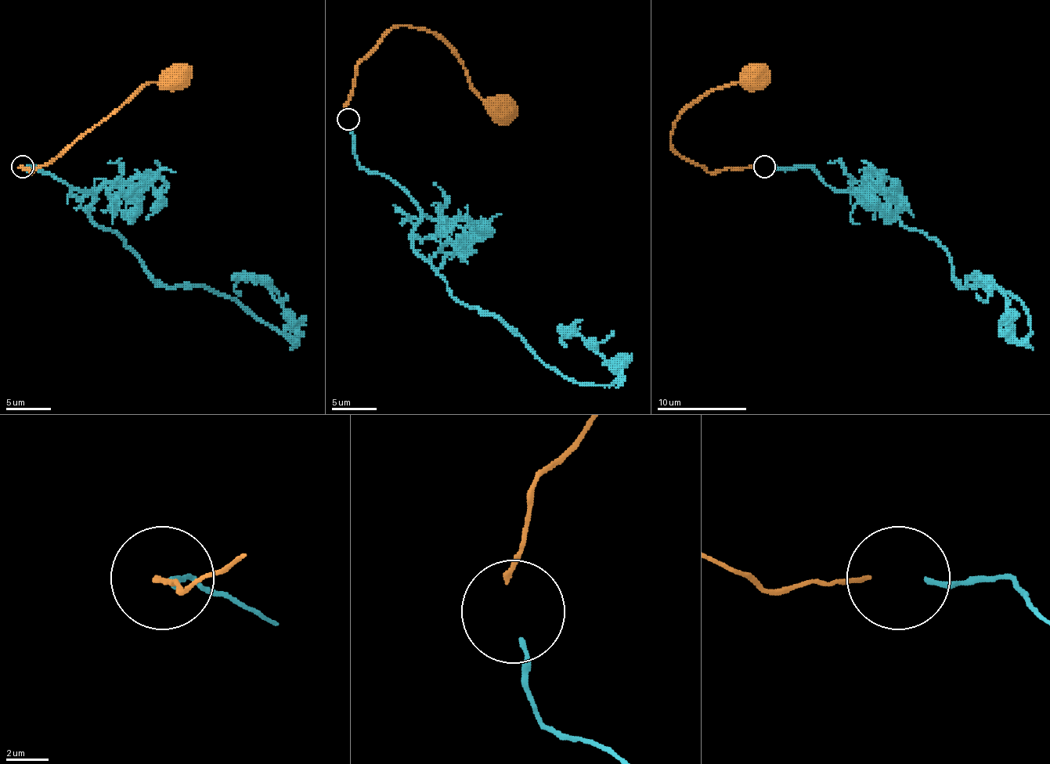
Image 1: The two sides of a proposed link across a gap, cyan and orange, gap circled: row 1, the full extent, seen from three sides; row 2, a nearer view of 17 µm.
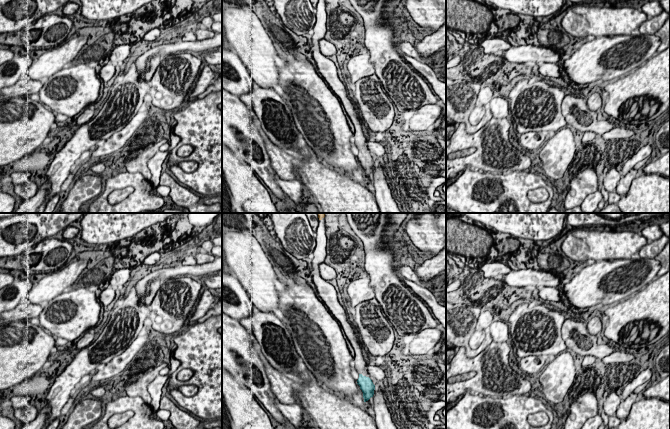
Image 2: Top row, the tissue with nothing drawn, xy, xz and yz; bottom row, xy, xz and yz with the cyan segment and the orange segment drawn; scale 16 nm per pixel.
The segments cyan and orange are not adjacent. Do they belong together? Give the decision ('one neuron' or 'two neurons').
one neuron

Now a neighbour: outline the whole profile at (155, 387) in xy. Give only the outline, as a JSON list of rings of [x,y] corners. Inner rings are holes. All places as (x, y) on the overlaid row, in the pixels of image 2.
[[[173,356],[170,359],[170,370],[167,375],[158,375],[147,387],[147,390],[151,396],[151,408],[152,410],[158,410],[160,407],[160,400],[162,398],[162,388],[165,385],[167,379],[171,374],[177,370],[180,366],[180,361],[174,358]]]

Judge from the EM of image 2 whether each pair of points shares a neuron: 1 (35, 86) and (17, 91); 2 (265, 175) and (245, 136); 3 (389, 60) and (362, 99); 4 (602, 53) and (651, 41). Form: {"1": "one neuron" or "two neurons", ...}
{"1": "one neuron", "2": "one neuron", "3": "two neurons", "4": "one neuron"}

